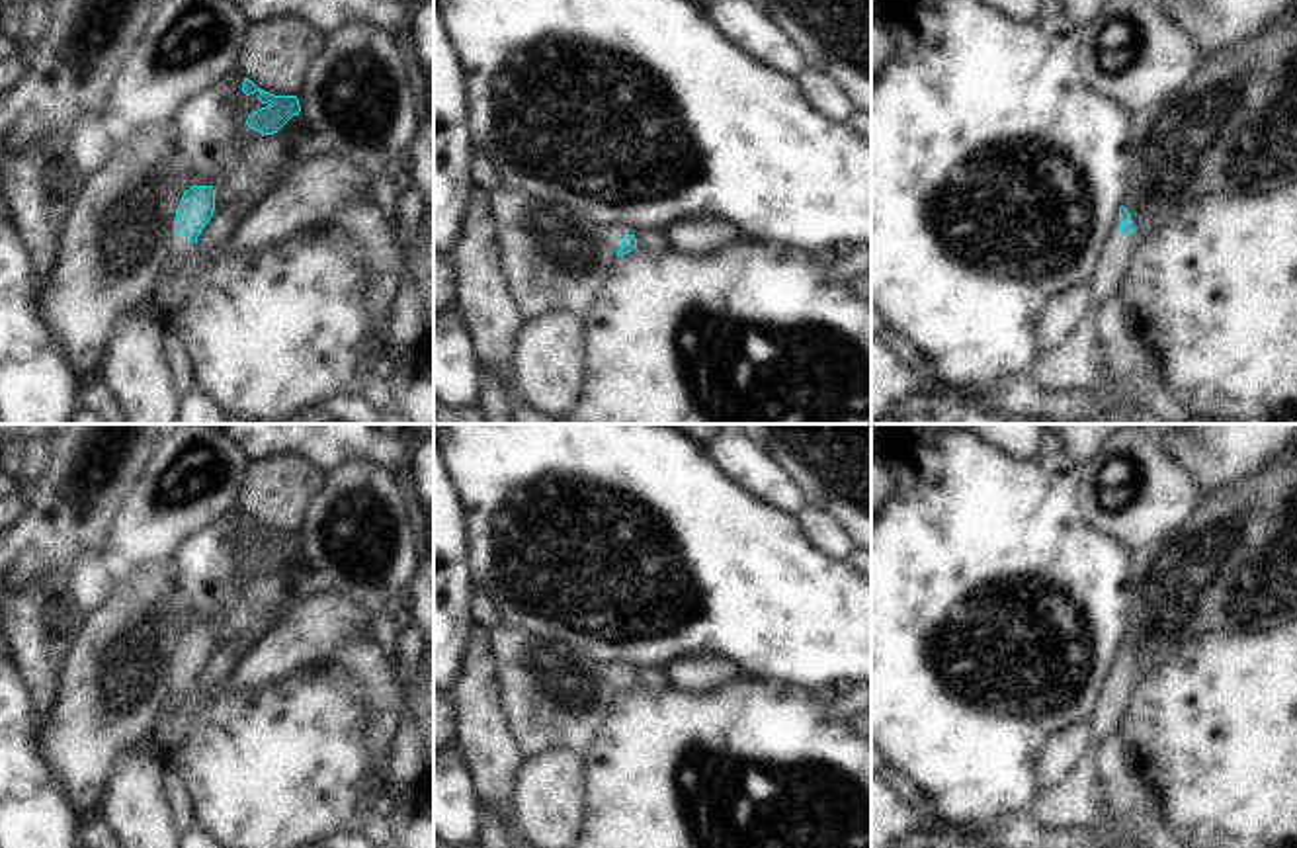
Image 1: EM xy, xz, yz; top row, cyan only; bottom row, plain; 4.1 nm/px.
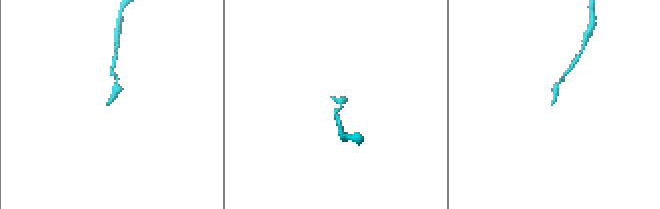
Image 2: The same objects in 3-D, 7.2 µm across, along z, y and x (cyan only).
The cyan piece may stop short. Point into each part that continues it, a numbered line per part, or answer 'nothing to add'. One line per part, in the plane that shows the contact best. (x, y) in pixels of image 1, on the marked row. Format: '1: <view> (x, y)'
1: xz (616, 233)

